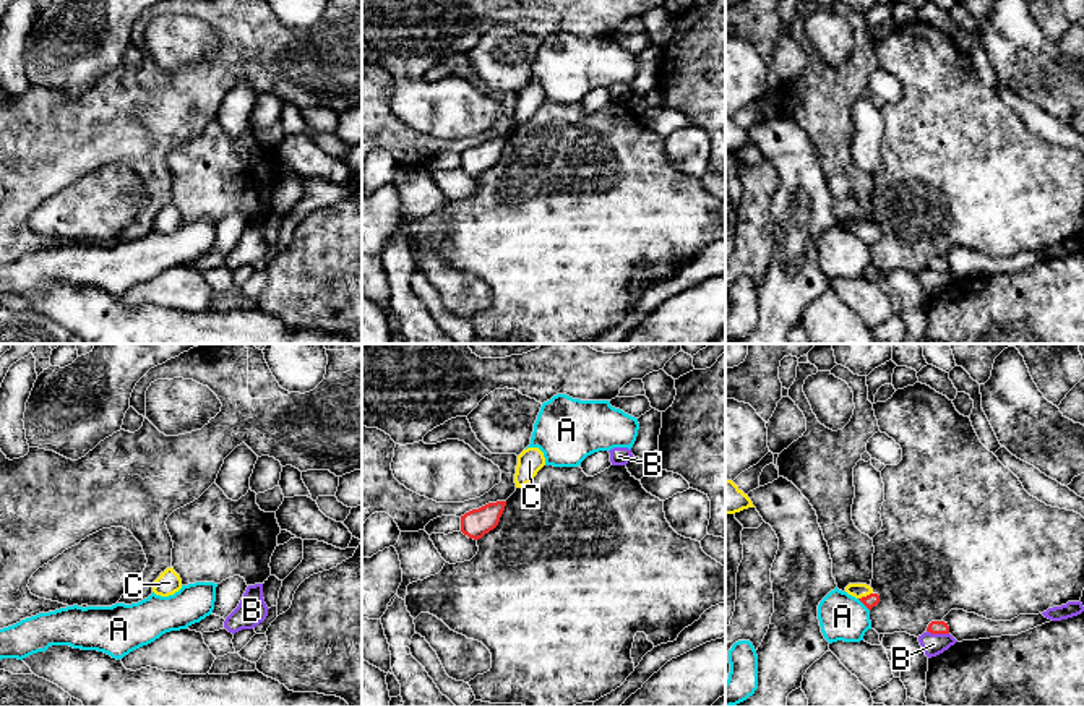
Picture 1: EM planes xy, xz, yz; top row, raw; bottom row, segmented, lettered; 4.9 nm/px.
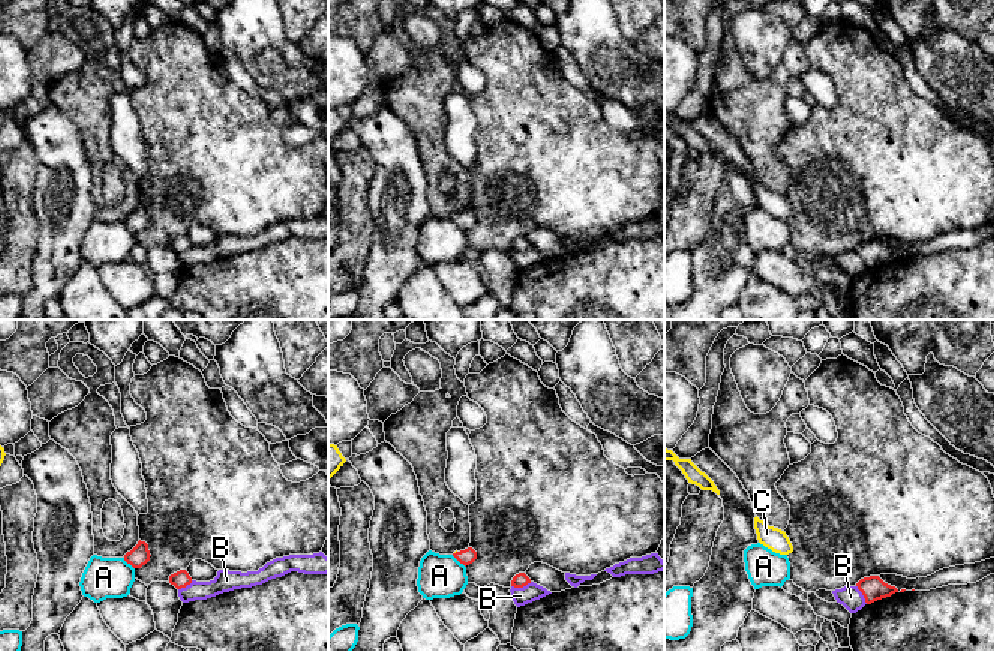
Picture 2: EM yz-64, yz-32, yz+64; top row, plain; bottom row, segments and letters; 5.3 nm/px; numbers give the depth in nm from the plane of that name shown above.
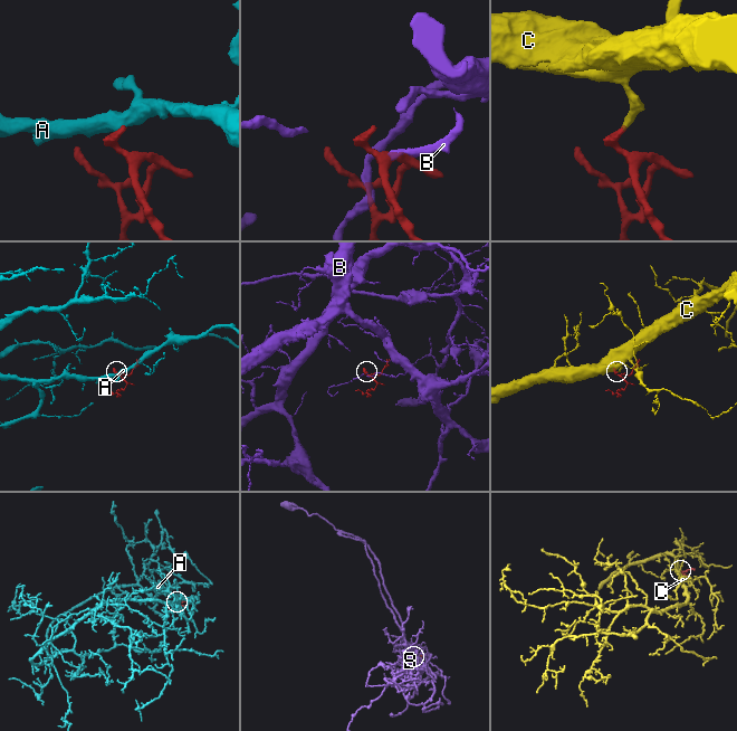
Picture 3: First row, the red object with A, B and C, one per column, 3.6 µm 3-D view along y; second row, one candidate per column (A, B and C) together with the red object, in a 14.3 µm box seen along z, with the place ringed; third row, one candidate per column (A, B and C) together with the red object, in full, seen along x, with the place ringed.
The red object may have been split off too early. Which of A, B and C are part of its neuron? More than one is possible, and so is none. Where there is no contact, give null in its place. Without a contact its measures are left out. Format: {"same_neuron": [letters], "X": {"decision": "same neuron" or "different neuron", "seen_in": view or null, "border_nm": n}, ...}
{"same_neuron": ["C"], "A": {"decision": "different neuron", "seen_in": "yz", "border_nm": 90}, "B": {"decision": "different neuron", "seen_in": "yz", "border_nm": 110}, "C": {"decision": "same neuron", "seen_in": "yz", "border_nm": 80}}

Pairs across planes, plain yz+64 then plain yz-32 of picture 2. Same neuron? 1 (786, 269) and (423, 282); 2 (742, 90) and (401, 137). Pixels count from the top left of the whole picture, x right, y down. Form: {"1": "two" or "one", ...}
{"1": "two", "2": "two"}

